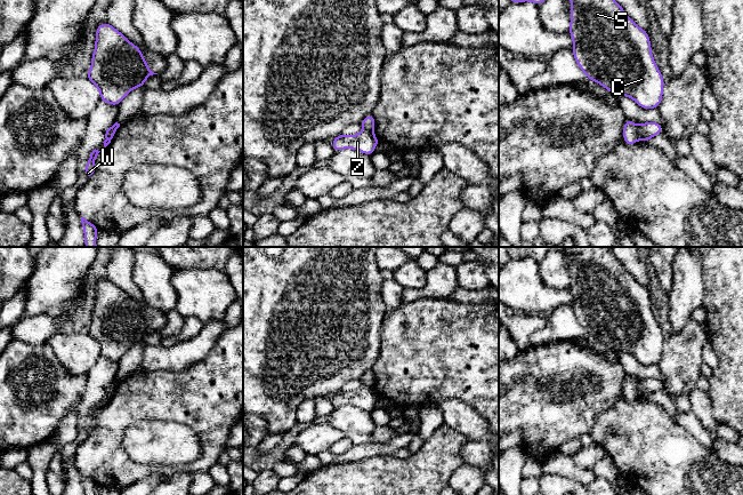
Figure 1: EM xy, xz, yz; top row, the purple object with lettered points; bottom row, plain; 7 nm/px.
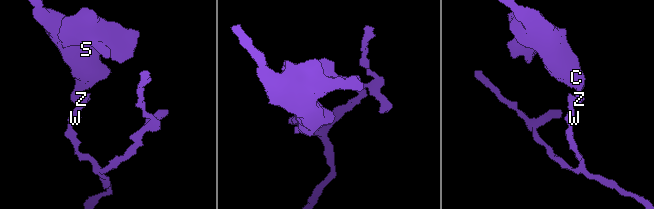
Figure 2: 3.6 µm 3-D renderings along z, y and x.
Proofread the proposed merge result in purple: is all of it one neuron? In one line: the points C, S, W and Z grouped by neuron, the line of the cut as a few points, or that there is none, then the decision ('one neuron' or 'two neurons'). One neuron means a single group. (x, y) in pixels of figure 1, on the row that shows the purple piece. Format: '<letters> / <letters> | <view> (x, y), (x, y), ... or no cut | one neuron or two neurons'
C S Z / W | yz (639, 126), (638, 137) | two neurons

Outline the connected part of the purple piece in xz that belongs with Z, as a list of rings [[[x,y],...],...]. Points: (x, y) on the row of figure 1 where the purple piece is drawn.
[[[364,129],[356,135],[345,136],[340,134],[334,136],[334,141],[332,142],[331,146],[334,152],[344,149],[354,149],[366,155],[371,155],[379,143],[380,142],[373,131]]]

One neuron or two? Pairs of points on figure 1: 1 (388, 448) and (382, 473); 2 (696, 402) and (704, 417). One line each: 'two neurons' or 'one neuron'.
1: two neurons
2: one neuron

